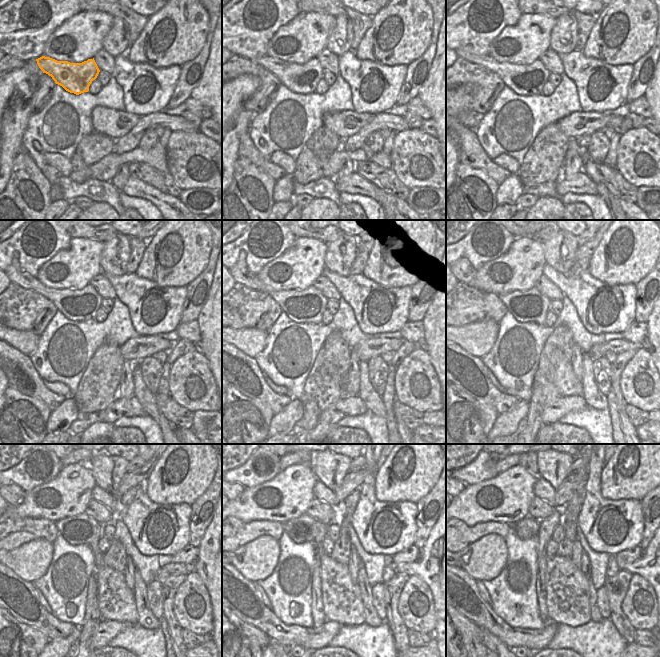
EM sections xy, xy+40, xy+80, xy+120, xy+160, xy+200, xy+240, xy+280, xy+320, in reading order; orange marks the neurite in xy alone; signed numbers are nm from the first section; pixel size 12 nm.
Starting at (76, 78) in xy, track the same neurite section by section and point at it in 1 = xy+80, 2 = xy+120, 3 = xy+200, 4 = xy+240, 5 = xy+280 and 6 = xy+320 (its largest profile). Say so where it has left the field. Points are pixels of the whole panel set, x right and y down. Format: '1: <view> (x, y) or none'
1: xy+80 (525, 80)
2: xy+120 (75, 304)
3: xy+200 (527, 306)
4: xy+240 (116, 601)
5: xy+280 (342, 602)
6: xy+320 (567, 588)

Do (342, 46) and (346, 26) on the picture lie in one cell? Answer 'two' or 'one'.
one

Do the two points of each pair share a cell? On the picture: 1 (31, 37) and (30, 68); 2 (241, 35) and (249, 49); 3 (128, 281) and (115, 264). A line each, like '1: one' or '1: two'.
1: two
2: one
3: two

